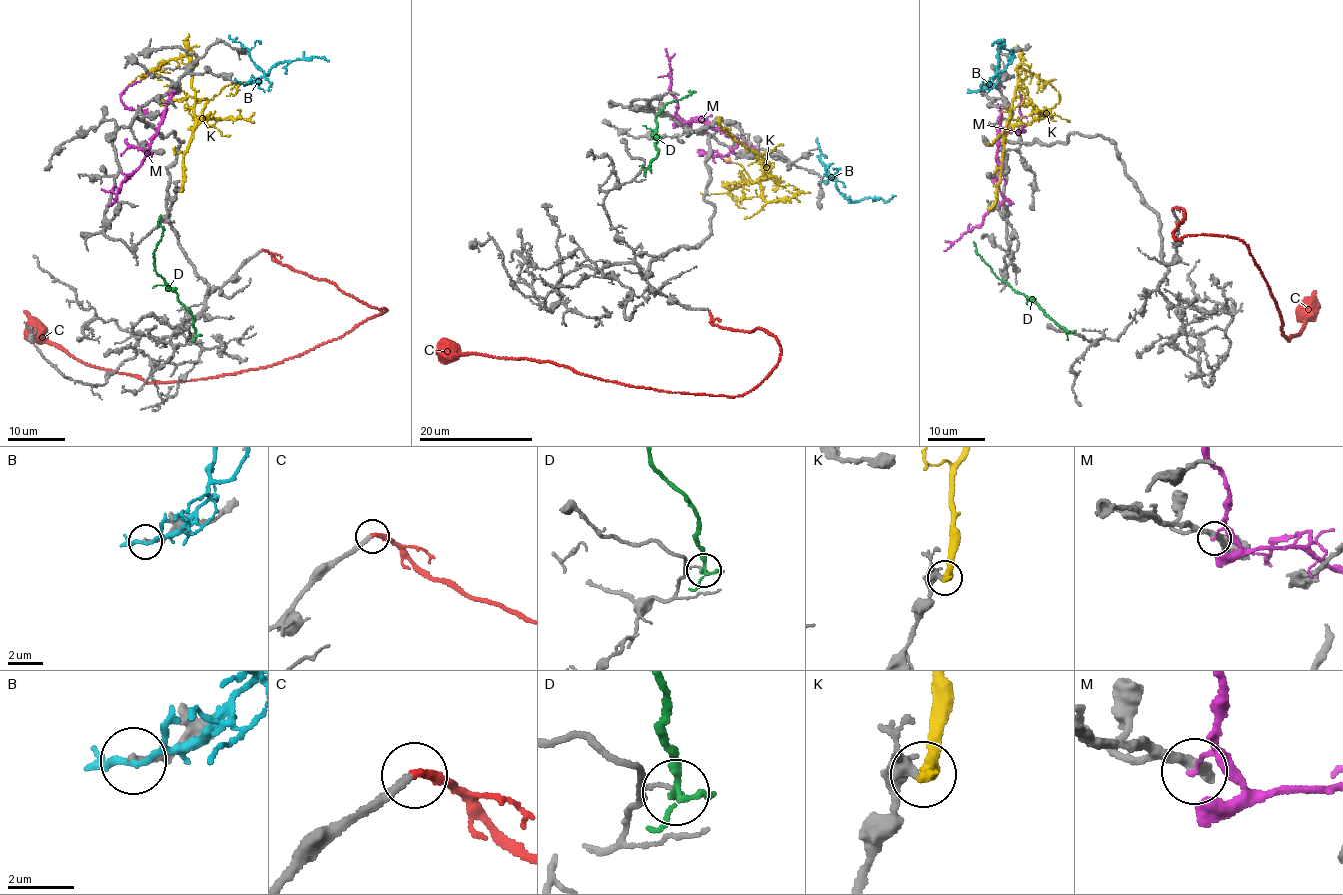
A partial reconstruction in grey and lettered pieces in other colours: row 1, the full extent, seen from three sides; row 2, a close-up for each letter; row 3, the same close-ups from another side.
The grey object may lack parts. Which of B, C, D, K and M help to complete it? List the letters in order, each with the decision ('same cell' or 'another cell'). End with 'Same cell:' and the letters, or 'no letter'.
B: another cell
C: same cell
D: another cell
K: another cell
M: another cell
Same cell: C

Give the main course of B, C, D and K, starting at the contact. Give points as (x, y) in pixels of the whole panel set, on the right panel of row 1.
B: (975, 91), (989, 87), (1013, 52), (998, 45), (1000, 41), (992, 45)
C: (1172, 209), (1182, 208), (1185, 218), (1173, 236), (1221, 235), (1247, 244), (1290, 340), (1311, 314), (1314, 291)
D: (1068, 332), (995, 275), (978, 255), (973, 241)
K: (992, 208), (1020, 73), (1023, 69), (1045, 80), (1056, 89), (1060, 99)

